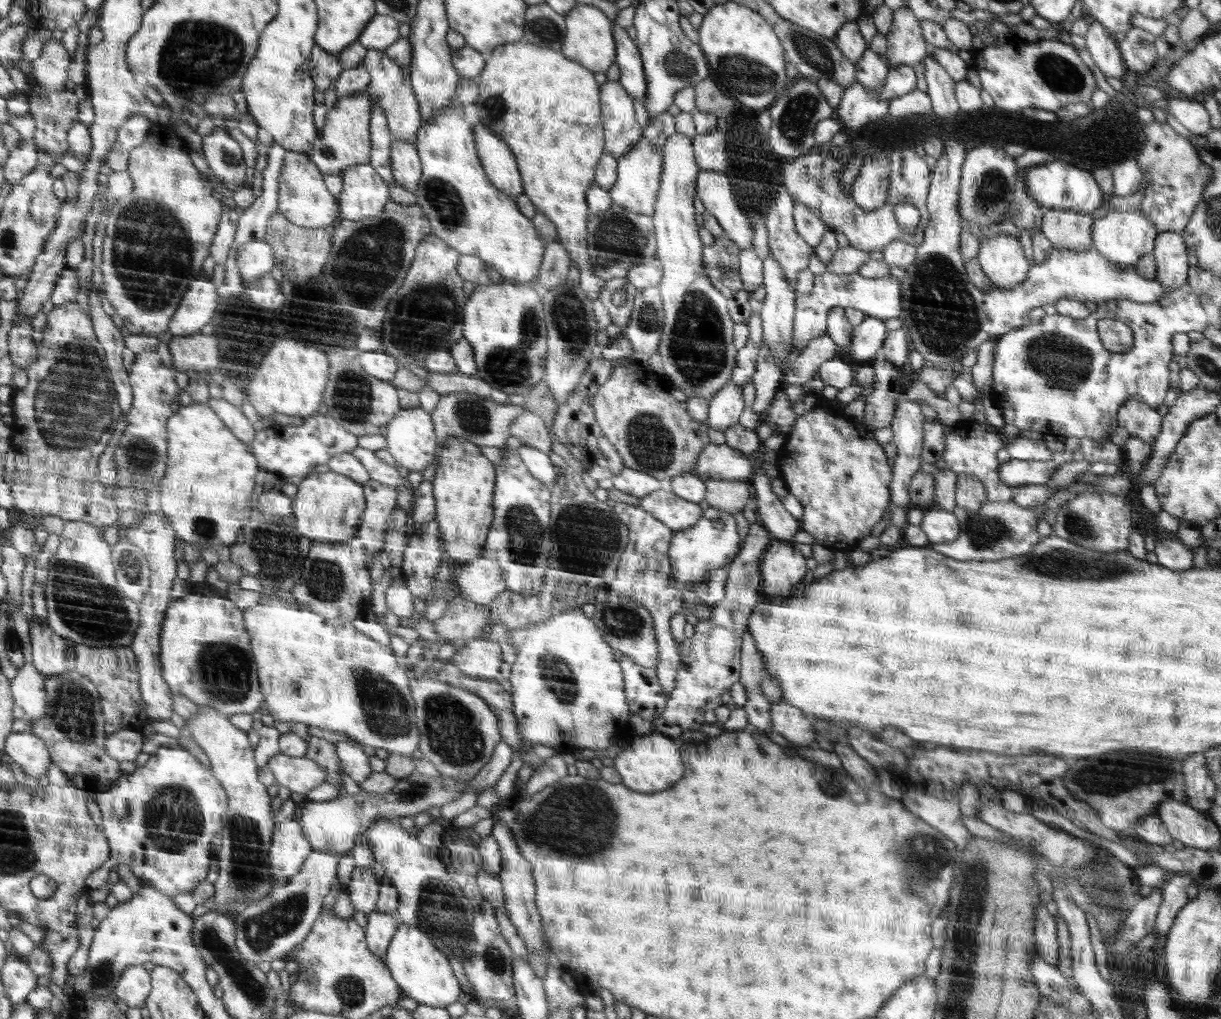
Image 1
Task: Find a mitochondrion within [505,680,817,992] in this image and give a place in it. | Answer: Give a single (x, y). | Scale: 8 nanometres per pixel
(580, 821)

